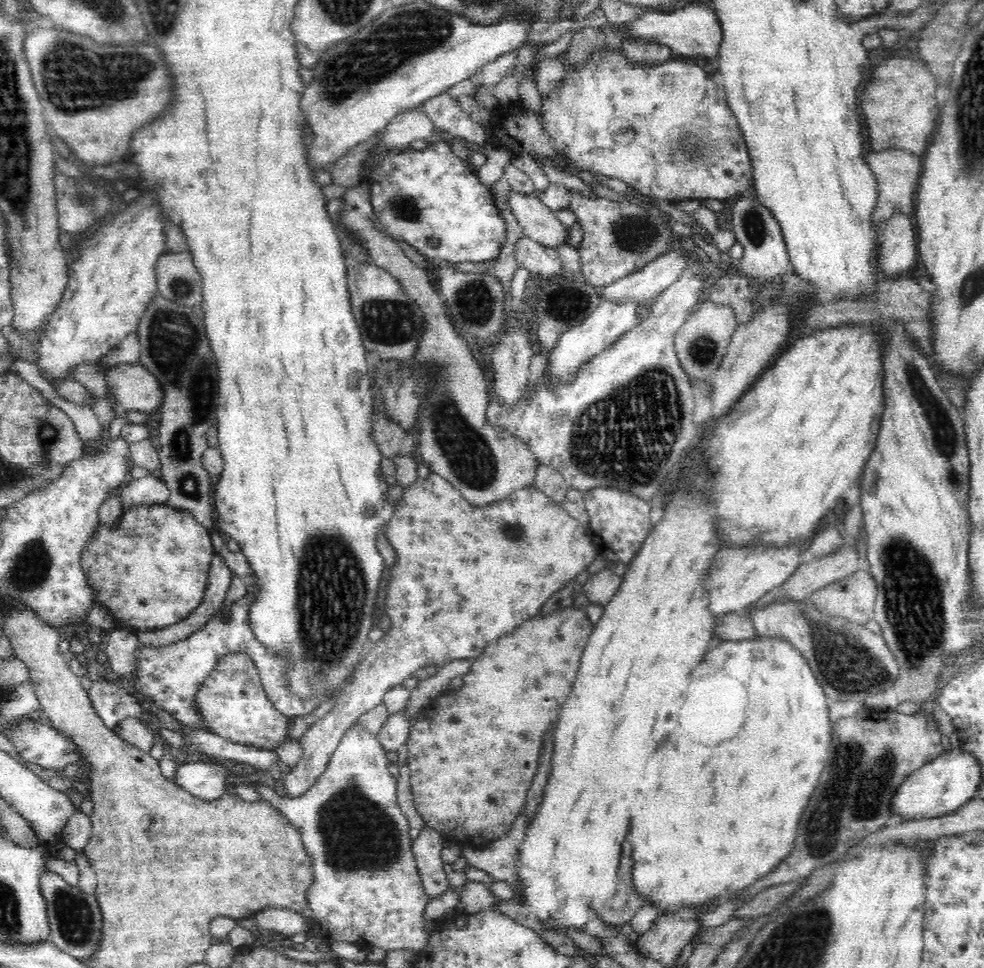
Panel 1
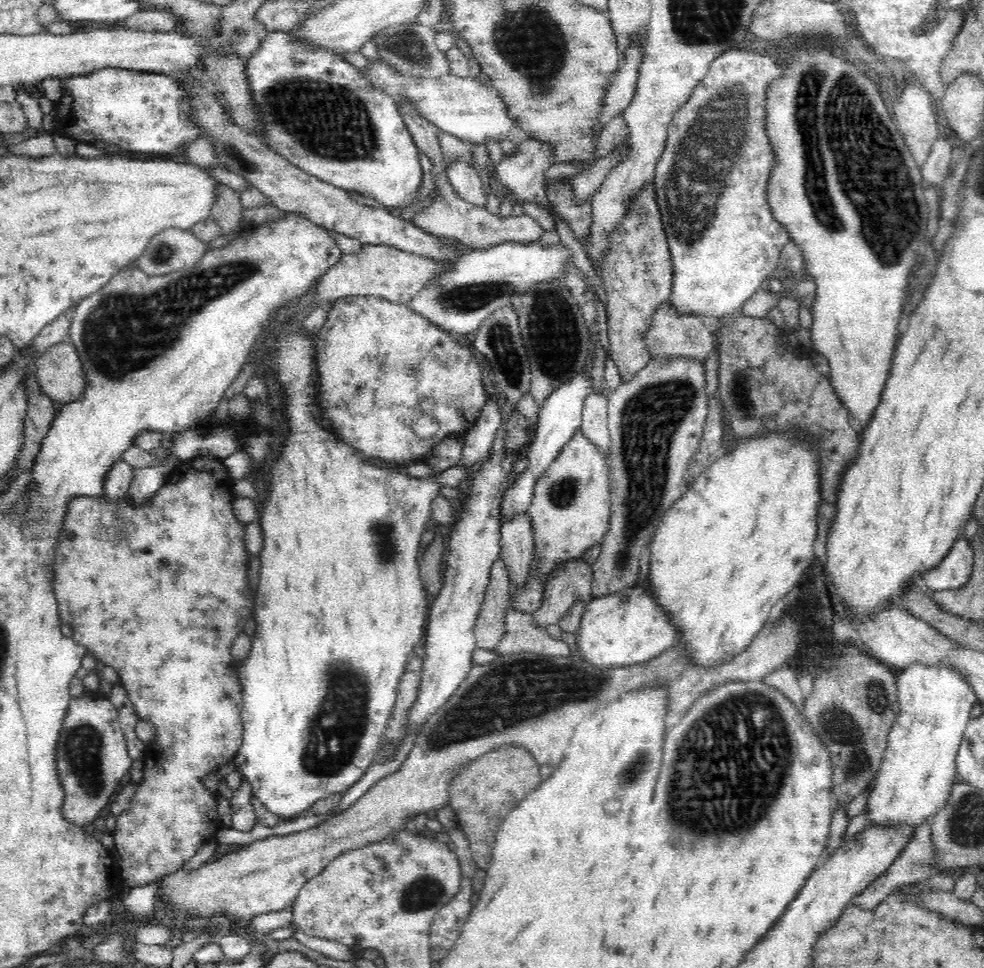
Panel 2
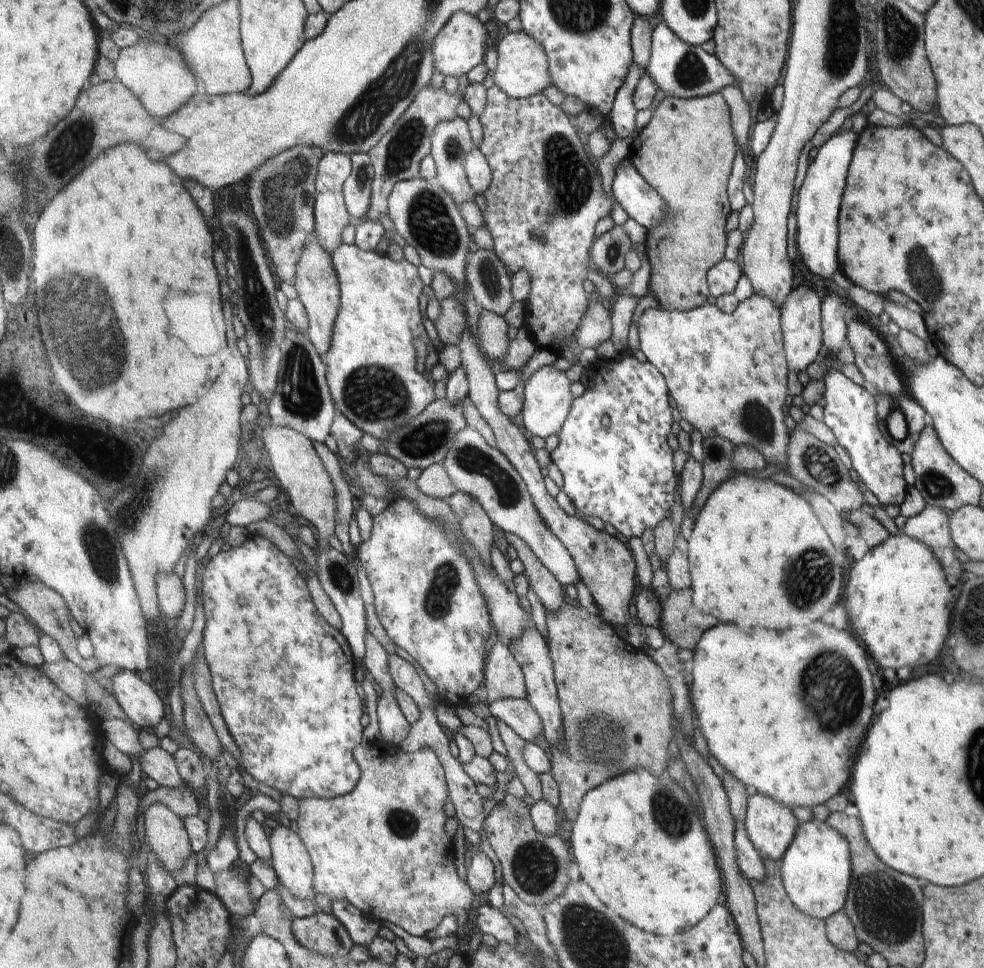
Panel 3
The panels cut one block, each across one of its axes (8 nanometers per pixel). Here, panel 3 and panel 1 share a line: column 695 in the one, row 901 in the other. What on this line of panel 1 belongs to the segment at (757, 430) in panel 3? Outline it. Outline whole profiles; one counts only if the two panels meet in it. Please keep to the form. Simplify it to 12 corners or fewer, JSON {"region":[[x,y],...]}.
{"region":[[354,720],[316,784],[259,785],[313,860],[327,942],[422,950],[388,752]]}

